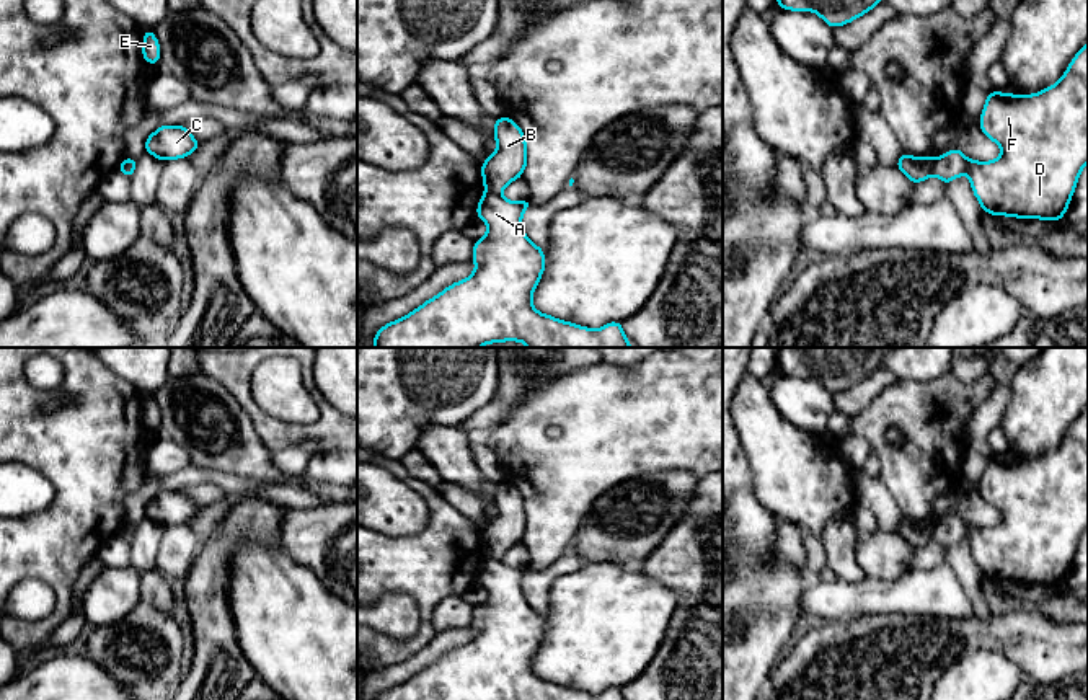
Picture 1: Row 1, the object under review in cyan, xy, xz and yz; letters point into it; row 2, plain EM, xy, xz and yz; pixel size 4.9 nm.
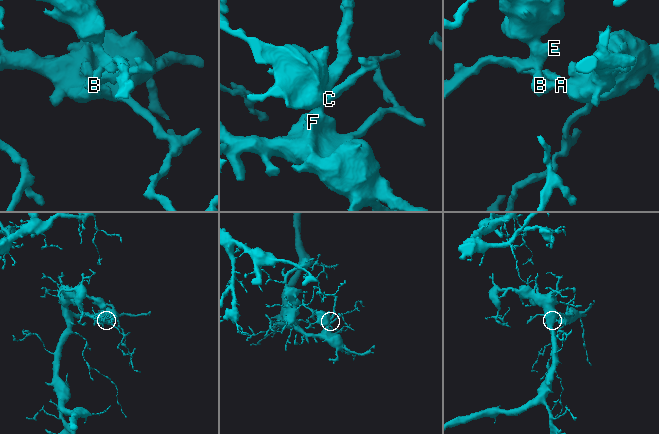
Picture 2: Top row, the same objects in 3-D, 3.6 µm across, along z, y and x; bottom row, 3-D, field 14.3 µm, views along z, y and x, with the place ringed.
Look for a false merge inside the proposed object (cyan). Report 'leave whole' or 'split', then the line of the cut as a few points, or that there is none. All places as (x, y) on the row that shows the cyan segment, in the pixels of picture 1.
split | xz (486, 191), (499, 194)

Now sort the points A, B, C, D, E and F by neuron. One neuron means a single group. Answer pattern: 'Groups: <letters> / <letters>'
Groups: A C D F / B E

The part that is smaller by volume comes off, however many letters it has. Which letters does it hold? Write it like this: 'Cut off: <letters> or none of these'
Cut off: B, E

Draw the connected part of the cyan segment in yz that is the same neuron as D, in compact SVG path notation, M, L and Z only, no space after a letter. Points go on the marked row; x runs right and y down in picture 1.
M1088 42L1052 86L1016 96L990 91L980 116L982 132L1002 148L993 162L974 162L956 147L935 158L933 175L949 184L967 175L984 212L1019 219L1060 220L1088 162Z

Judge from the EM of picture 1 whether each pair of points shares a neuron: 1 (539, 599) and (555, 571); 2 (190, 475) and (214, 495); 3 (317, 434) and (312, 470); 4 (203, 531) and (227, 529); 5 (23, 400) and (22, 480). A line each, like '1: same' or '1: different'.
1: same
2: different
3: different
4: different
5: different

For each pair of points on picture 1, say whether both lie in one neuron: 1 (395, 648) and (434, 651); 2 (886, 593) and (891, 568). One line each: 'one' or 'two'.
1: two
2: two

